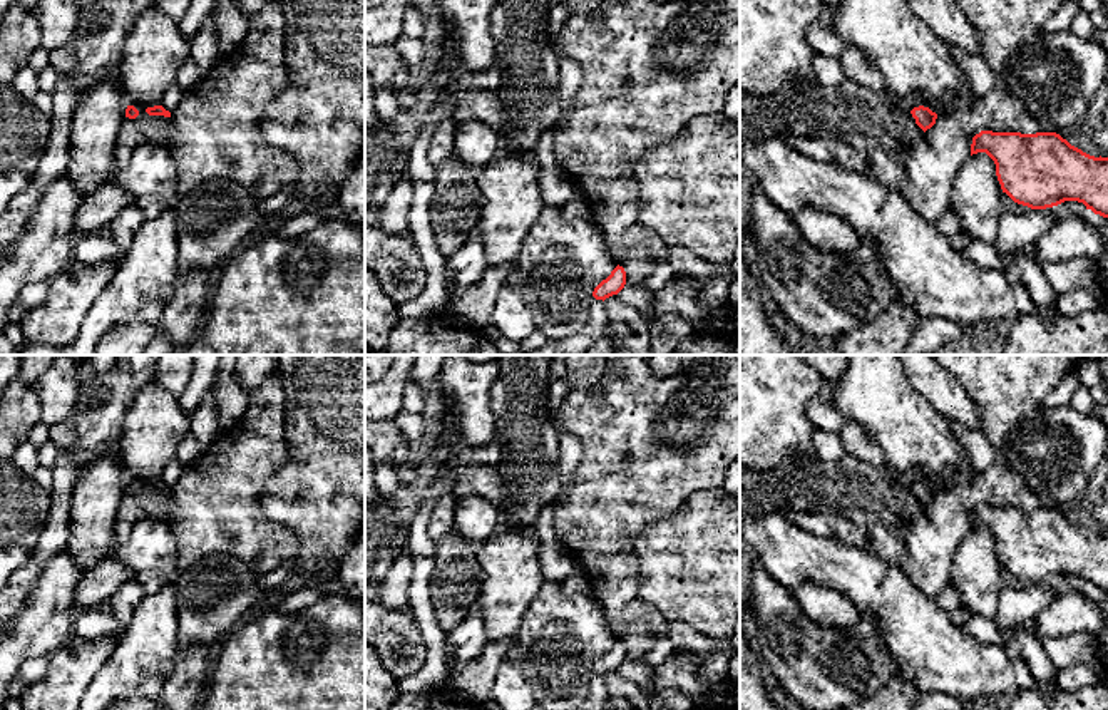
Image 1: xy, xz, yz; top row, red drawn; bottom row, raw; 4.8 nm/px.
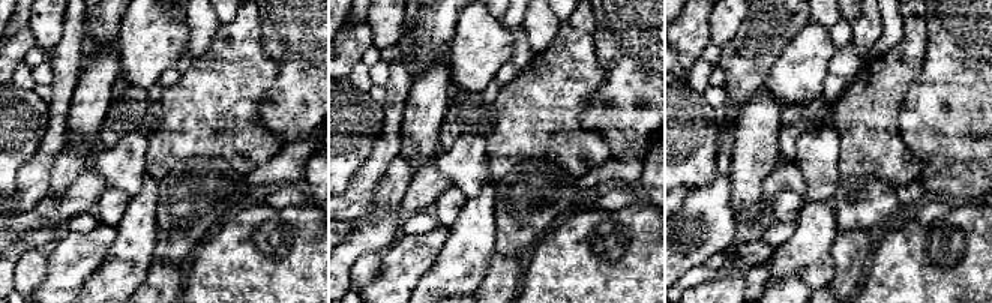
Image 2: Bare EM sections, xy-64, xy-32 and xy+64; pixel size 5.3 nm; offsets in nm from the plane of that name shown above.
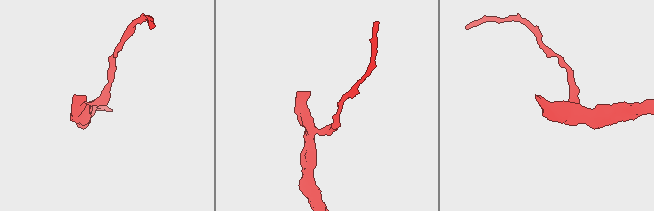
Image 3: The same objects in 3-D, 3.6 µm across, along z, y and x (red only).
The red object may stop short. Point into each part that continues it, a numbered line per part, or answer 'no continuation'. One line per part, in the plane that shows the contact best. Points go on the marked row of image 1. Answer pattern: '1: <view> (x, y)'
1: xy (144, 129)

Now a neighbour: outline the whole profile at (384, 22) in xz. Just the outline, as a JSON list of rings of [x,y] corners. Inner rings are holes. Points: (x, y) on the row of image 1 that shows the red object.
[[[383,0],[365,10],[365,44],[395,45],[402,35],[402,17],[410,0]]]

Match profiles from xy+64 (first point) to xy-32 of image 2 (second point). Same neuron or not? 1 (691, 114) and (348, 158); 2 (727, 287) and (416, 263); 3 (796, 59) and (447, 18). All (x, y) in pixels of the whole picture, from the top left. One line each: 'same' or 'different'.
1: same
2: same
3: different

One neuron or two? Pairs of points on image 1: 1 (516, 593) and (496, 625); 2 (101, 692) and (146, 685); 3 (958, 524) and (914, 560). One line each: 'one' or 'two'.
1: one
2: one
3: one

